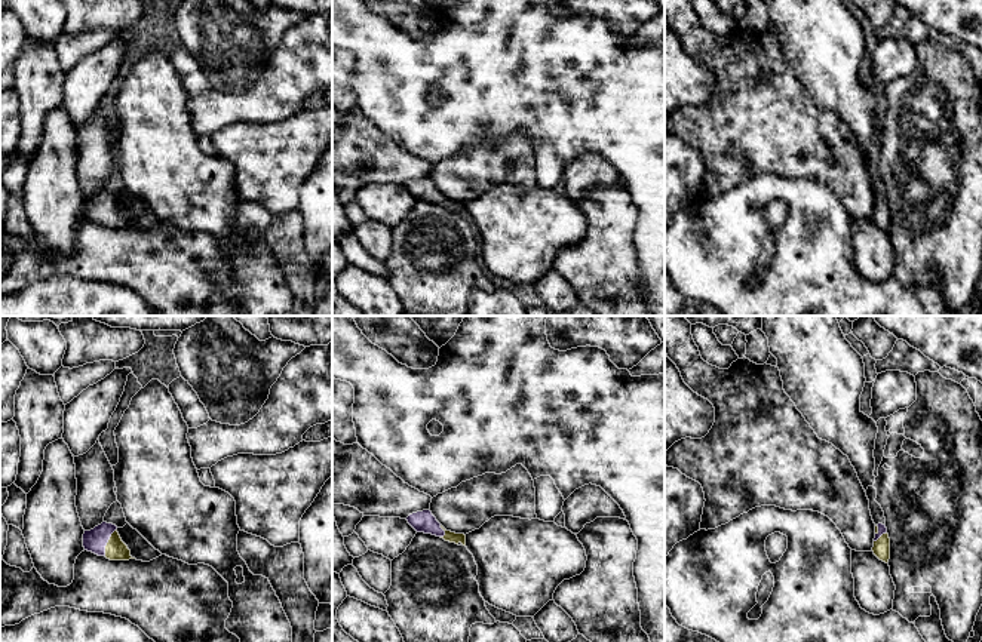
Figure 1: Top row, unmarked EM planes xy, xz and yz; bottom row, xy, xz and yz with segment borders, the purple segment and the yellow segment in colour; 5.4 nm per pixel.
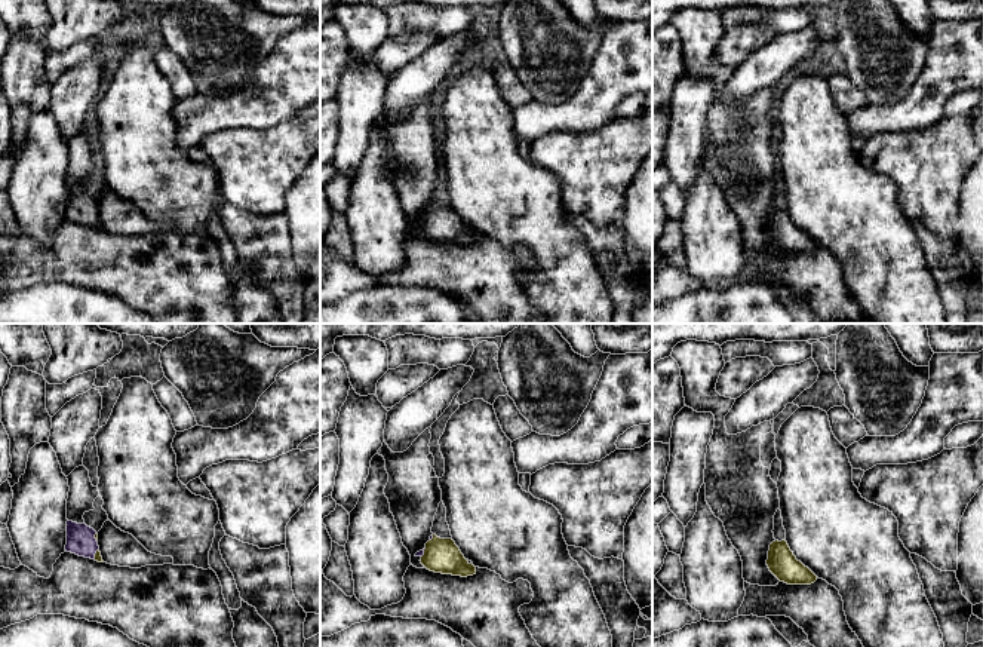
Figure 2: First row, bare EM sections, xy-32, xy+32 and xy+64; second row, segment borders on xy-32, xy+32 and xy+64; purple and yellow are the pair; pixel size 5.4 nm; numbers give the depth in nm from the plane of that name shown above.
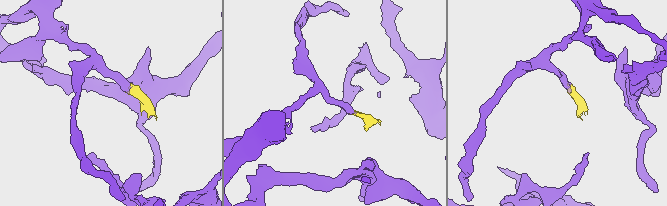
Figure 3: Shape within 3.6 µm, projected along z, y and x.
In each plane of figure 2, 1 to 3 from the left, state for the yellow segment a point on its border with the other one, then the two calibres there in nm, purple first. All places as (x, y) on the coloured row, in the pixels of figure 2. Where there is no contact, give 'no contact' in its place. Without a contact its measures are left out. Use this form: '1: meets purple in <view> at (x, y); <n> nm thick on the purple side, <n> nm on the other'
1: meets purple in xy-32 at (95, 552); 160 nm thick on the purple side, 40 nm on the other
2: meets purple in xy+32 at (423, 552); 30 nm thick on the purple side, 190 nm on the other
3: no contact

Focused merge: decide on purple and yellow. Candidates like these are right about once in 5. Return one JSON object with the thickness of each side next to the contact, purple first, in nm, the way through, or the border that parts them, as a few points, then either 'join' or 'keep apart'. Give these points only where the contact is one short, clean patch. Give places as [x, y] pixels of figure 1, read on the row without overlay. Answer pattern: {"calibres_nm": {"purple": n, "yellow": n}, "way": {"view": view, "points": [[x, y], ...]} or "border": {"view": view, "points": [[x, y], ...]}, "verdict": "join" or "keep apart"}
{"calibres_nm": {"purple": 130, "yellow": 110}, "way": {"view": "xy", "points": [[95, 208], [107, 209], [116, 217]]}, "verdict": "join"}

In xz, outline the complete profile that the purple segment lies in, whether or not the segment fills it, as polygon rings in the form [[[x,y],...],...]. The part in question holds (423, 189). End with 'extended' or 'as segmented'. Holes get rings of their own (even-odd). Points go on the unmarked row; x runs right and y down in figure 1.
[[[430,178],[412,181],[406,185],[406,188],[417,200],[432,202],[444,206],[445,209],[455,212],[461,211],[463,214],[466,214],[466,203],[446,199],[436,188]]]; extended

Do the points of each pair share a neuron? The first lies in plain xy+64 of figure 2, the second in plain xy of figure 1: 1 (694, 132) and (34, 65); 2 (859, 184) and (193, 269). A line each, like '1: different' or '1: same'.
1: same
2: different

